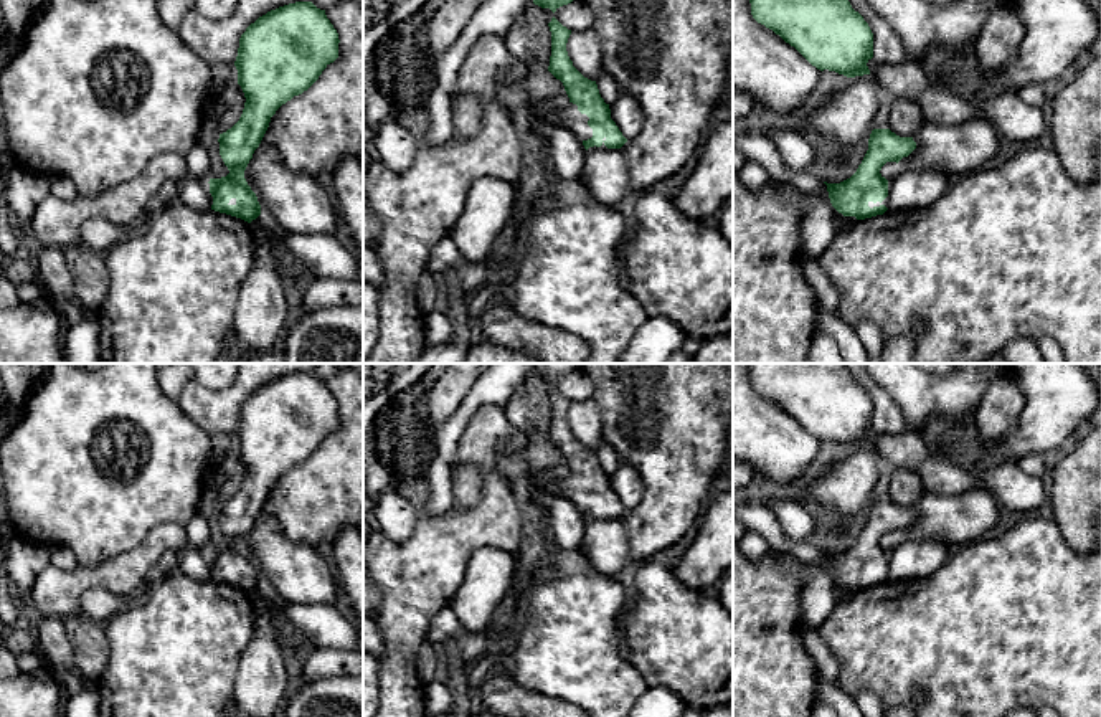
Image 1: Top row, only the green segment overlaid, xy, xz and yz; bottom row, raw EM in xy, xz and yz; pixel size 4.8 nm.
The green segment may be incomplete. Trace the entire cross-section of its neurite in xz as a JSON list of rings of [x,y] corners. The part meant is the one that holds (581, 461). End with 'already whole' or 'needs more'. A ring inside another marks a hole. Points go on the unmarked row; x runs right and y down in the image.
[[[555,387],[548,396],[551,401],[548,441],[563,453],[569,471],[553,479],[546,476],[546,468],[536,469],[532,471],[532,479],[546,492],[573,501],[588,522],[604,517],[621,519],[627,509],[611,489],[609,474],[601,468],[596,451],[584,448],[568,426],[566,413],[571,400]]] | needs more

